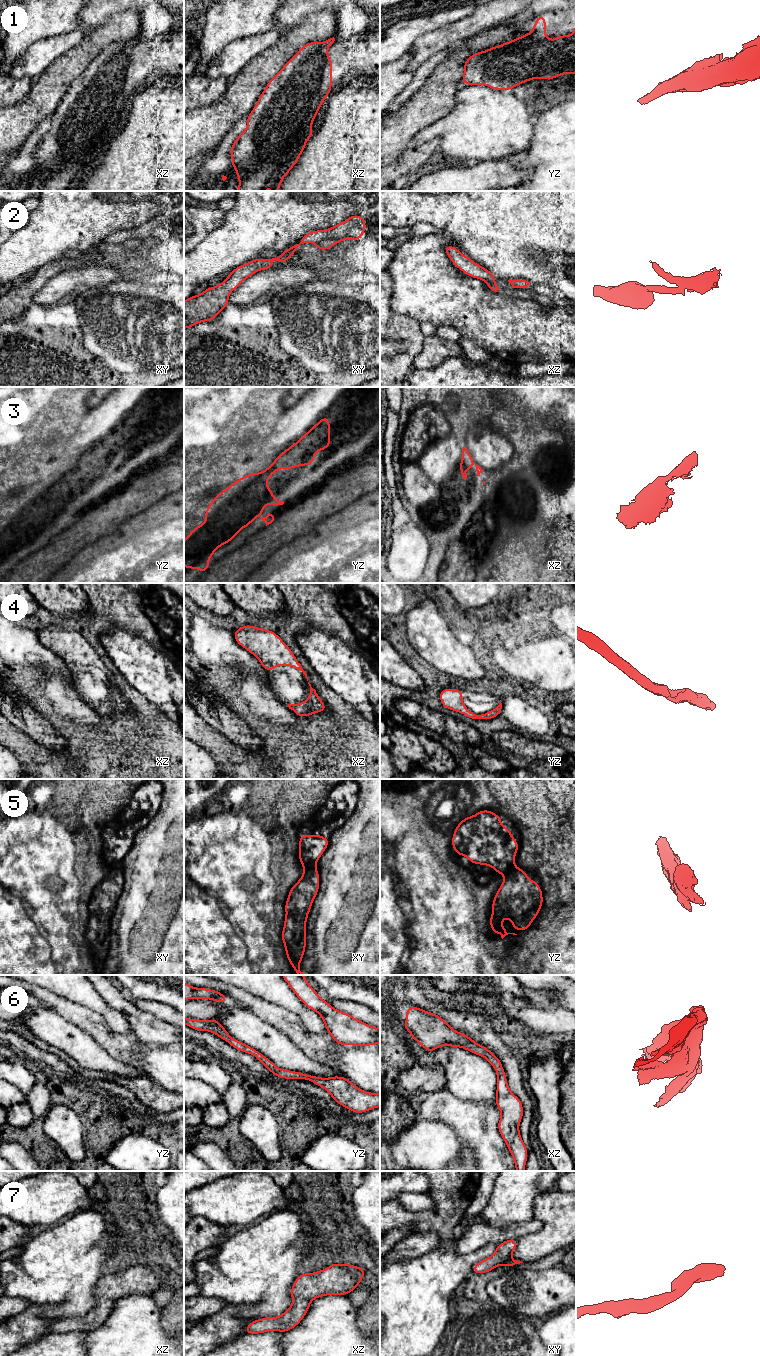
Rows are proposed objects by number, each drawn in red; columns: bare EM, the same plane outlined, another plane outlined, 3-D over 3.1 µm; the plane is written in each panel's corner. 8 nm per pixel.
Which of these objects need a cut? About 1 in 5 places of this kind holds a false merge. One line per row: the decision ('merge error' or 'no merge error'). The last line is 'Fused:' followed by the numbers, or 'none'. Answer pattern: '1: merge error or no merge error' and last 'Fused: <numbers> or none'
1: no merge error
2: no merge error
3: no merge error
4: no merge error
5: merge error
6: no merge error
7: no merge error
Fused: 5

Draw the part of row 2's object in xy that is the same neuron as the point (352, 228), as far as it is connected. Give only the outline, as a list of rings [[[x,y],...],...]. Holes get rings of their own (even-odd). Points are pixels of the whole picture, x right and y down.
[[[352,215],[345,221],[325,230],[315,230],[305,234],[298,243],[284,250],[277,258],[257,258],[242,264],[228,274],[227,279],[217,286],[205,289],[199,295],[193,295],[184,301],[184,329],[200,322],[215,320],[216,316],[229,304],[228,297],[245,279],[259,270],[273,268],[273,262],[288,261],[303,243],[312,242],[317,250],[329,250],[345,239],[359,241],[366,231],[365,219]]]

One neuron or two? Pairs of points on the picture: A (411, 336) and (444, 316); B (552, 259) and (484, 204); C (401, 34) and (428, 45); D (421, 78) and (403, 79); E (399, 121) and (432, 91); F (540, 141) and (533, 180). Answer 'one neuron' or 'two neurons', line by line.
A: two neurons
B: one neuron
C: two neurons
D: two neurons
E: one neuron
F: one neuron

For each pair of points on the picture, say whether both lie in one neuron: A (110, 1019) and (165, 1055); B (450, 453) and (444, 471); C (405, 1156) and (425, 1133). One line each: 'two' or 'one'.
A: two
B: one
C: one

